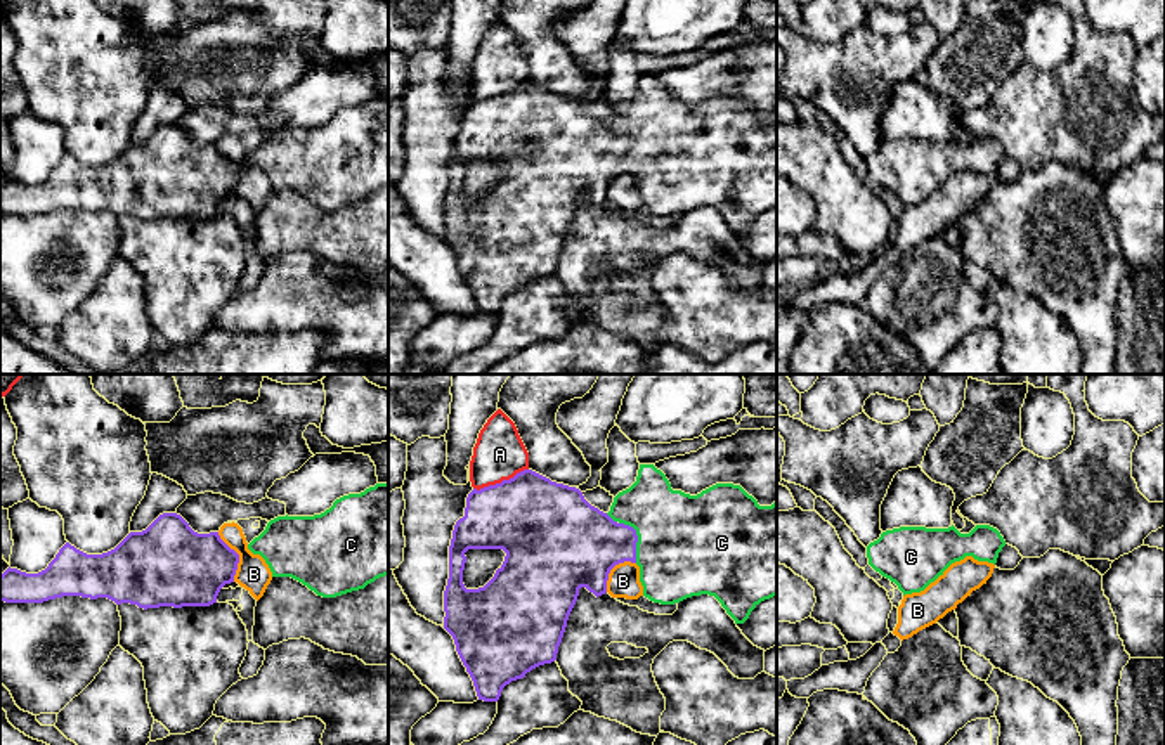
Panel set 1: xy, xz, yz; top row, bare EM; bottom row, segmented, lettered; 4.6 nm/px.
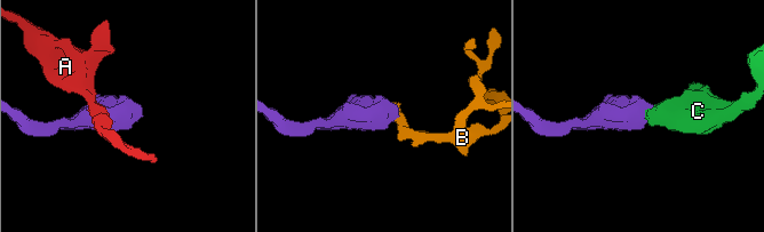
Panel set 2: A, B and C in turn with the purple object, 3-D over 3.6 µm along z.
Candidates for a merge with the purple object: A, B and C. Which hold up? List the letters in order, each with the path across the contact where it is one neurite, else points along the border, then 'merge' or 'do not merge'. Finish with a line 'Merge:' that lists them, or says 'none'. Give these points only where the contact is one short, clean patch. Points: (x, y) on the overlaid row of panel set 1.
A: border along xz (527, 468), (500, 482), (474, 489); do not merge
B: border along xy (217, 532), (238, 555), (234, 581); do not merge
C: runs through xz (583, 544), (637, 539), (687, 546); merge
Merge: C

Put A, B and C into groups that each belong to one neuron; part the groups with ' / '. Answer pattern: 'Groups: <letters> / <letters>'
Groups: A / B / C

